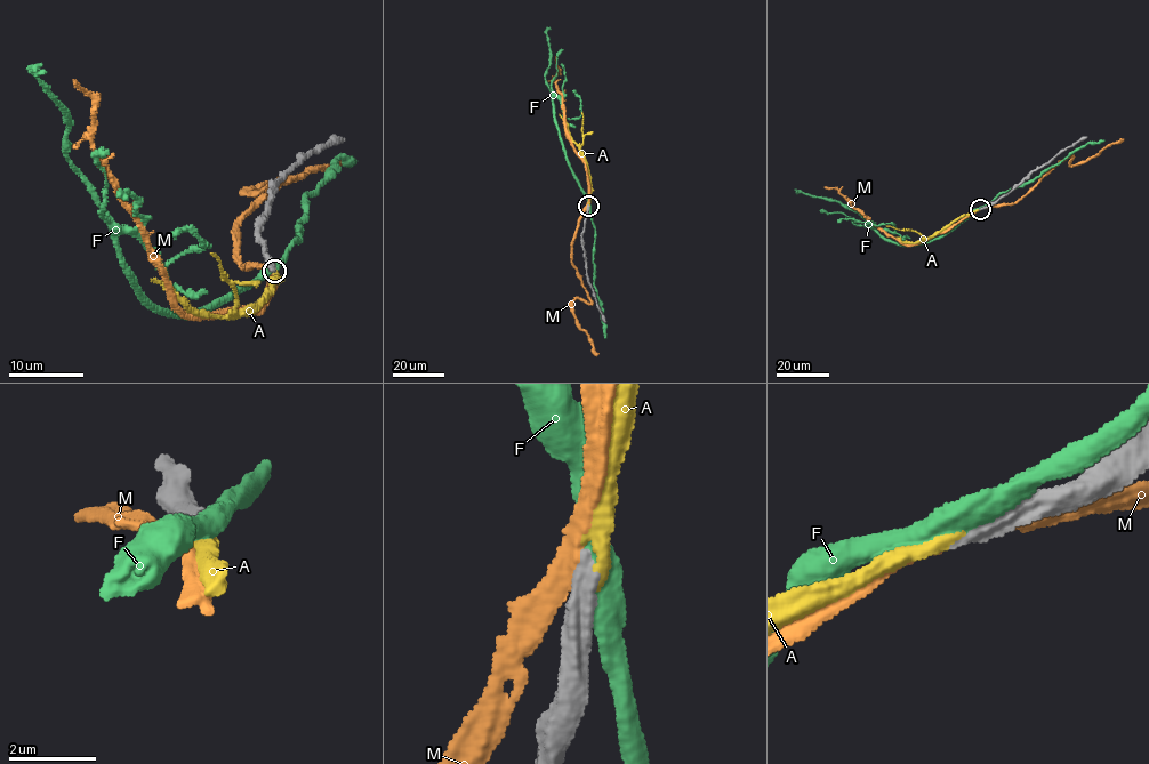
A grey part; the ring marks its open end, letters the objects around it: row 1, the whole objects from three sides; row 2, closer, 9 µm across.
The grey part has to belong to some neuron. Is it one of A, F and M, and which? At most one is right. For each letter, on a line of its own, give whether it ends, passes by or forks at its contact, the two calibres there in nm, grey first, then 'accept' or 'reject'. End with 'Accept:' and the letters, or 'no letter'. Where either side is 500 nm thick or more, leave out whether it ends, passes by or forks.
A: it ends; calibres 460 and 280 nm; accept
F: calibres 550 and 500 nm; reject
M: calibres 500 and 340 nm; reject
Accept: A

